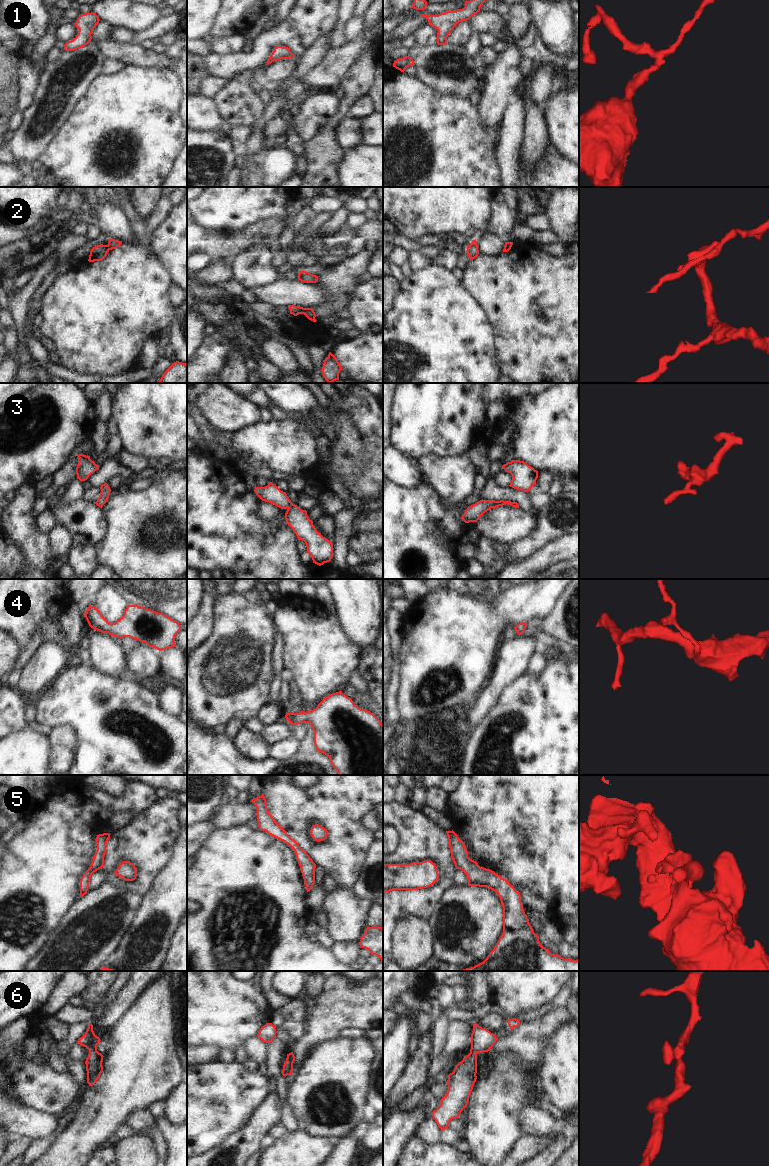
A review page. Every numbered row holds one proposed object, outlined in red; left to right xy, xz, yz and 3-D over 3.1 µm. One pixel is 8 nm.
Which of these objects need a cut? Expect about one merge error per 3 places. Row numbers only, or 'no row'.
2

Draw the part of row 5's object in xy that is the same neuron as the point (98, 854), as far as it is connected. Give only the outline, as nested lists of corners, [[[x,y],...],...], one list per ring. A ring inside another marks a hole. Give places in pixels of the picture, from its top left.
[[[103,833],[97,835],[95,839],[97,850],[94,854],[93,861],[89,869],[83,874],[80,880],[80,897],[87,894],[92,874],[104,866],[104,856],[106,854],[106,846],[109,838],[109,833]]]

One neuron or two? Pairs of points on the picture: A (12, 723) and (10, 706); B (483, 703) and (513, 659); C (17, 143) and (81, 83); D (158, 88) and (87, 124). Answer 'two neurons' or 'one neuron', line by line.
A: one neuron
B: one neuron
C: one neuron
D: one neuron

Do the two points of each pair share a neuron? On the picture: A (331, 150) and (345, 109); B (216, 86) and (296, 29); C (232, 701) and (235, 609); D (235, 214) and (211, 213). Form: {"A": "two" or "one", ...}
{"A": "one", "B": "two", "C": "one", "D": "one"}

